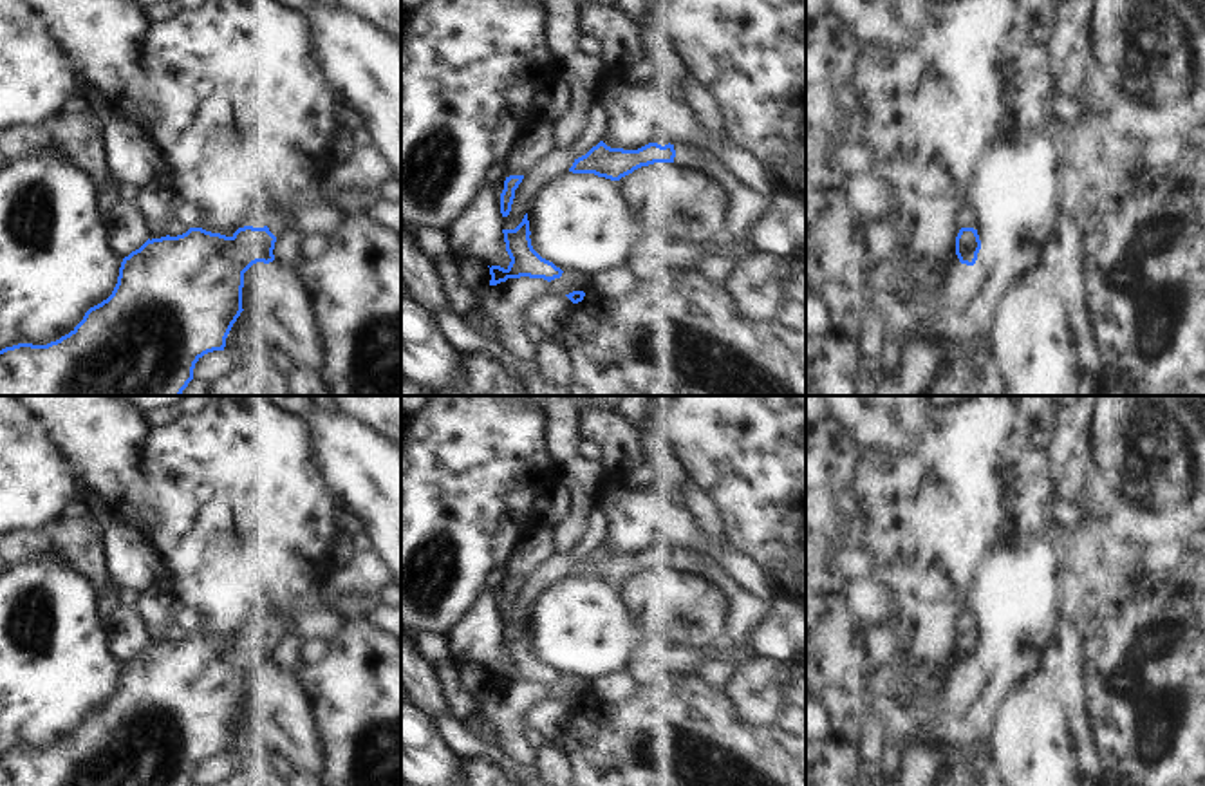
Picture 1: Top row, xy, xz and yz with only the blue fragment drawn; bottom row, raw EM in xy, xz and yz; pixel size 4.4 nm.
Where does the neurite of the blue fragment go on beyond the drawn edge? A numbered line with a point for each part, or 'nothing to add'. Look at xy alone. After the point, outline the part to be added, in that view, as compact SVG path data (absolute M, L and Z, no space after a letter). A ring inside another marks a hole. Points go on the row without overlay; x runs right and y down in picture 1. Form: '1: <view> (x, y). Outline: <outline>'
1: xy (277, 627). Outline: M280 614L267 622L267 632L275 641L280 641L287 636L287 631L291 627L291 620L287 614Z

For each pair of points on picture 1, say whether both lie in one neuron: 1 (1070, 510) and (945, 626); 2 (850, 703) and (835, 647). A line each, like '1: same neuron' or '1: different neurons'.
1: different neurons
2: same neuron

